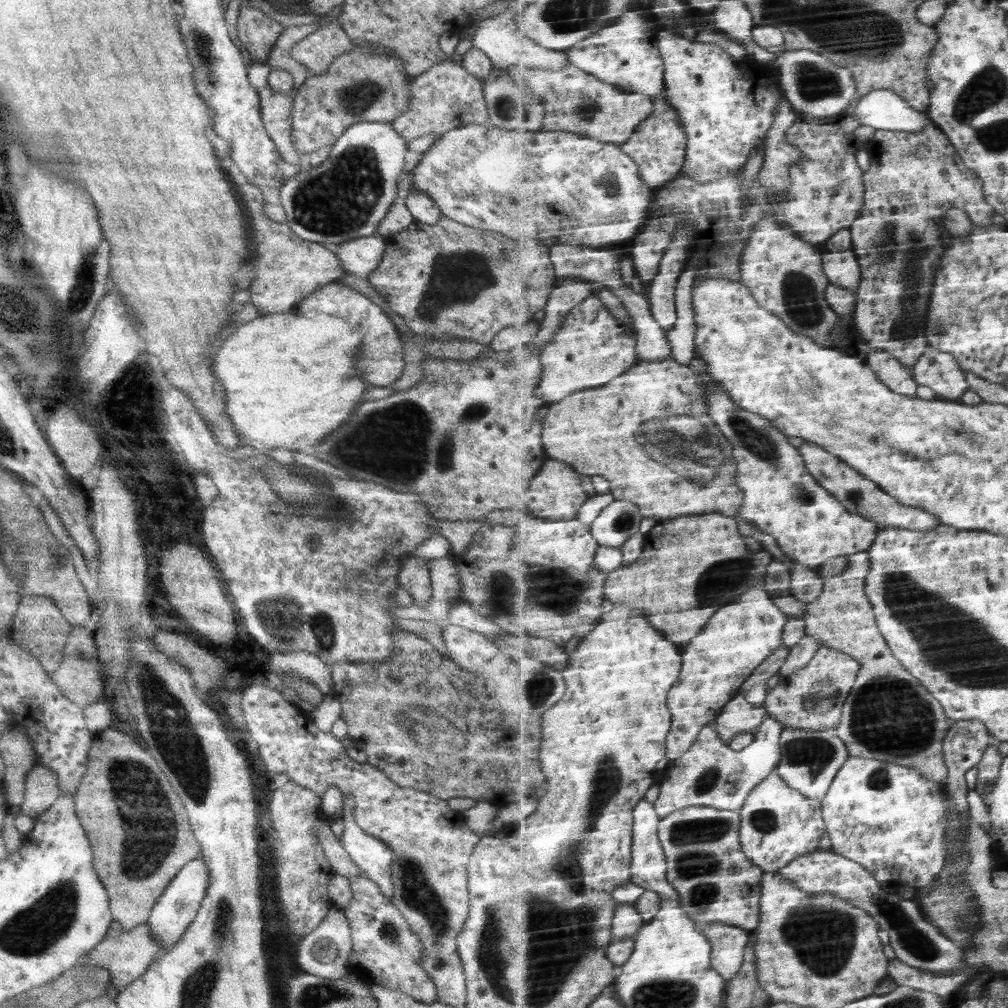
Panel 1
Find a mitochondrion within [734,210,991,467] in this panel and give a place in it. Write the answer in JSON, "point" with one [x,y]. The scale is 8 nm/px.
{"point":[915,275]}

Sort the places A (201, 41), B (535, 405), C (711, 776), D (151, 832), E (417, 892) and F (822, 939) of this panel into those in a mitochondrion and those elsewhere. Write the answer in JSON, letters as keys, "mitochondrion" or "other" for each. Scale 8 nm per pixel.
{"A":"mitochondrion","B":"other","C":"mitochondrion","D":"mitochondrion","E":"mitochondrion","F":"mitochondrion"}

